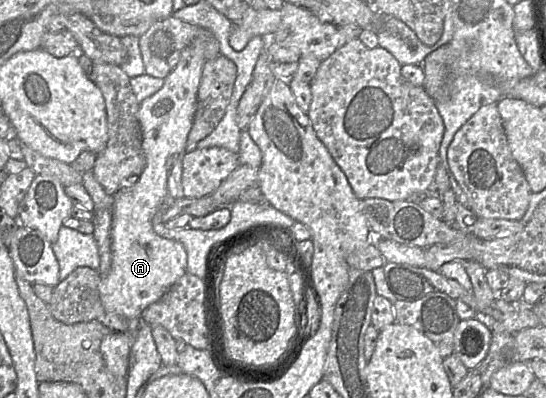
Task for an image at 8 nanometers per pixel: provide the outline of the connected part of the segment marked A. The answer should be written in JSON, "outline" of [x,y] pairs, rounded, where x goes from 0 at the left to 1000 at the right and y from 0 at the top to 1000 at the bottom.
{"outline":[[[357,98],[335,126],[324,163],[300,196],[297,221],[260,254],[255,302],[267,415],[253,445],[242,445],[207,492],[205,653],[198,688],[185,696],[181,739],[194,781],[240,807],[240,834],[201,829],[185,859],[190,915],[216,950],[233,952],[238,884],[260,784],[289,756],[342,683],[342,633],[337,616],[286,588],[280,548],[308,495],[306,405],[311,394],[335,392],[339,384],[342,344],[359,281],[370,173],[377,156],[374,126],[375,98]]]}

